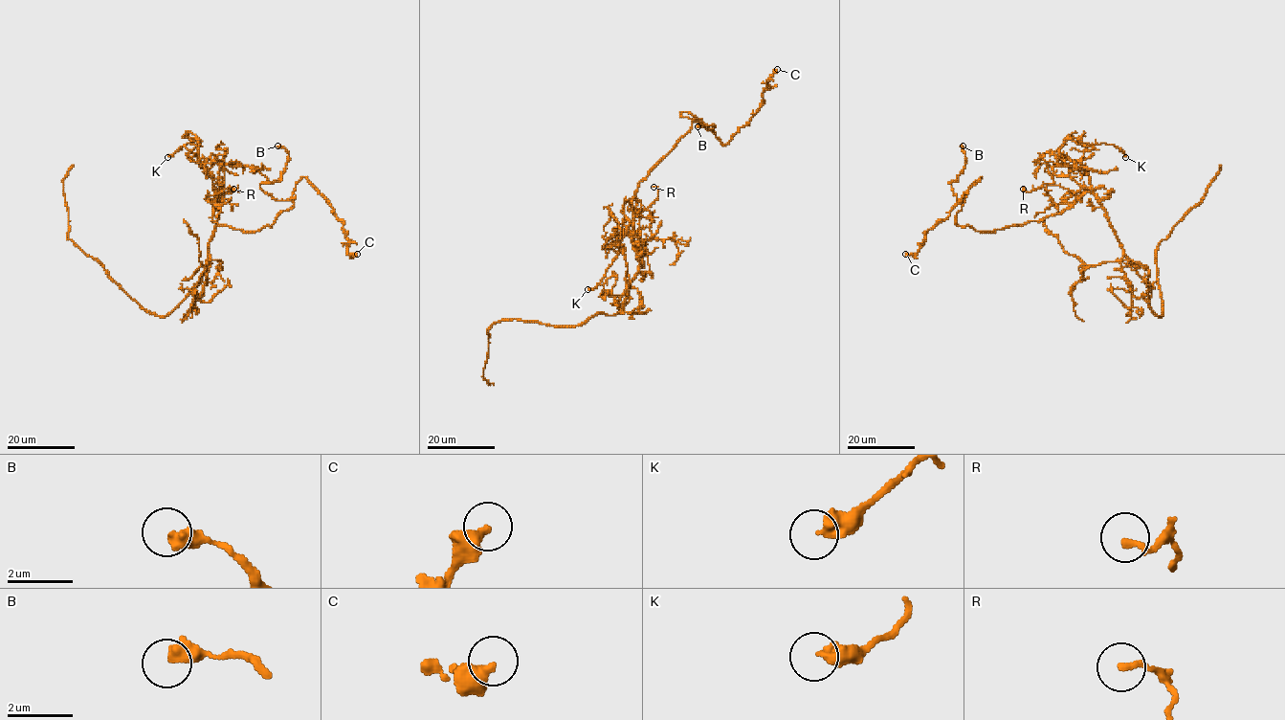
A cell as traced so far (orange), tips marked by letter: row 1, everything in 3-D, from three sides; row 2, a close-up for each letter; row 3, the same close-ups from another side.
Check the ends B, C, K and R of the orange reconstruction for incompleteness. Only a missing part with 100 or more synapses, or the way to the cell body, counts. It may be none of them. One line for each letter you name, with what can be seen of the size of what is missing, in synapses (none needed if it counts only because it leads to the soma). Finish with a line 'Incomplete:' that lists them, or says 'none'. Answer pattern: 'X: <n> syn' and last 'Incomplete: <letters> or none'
Incomplete: none

